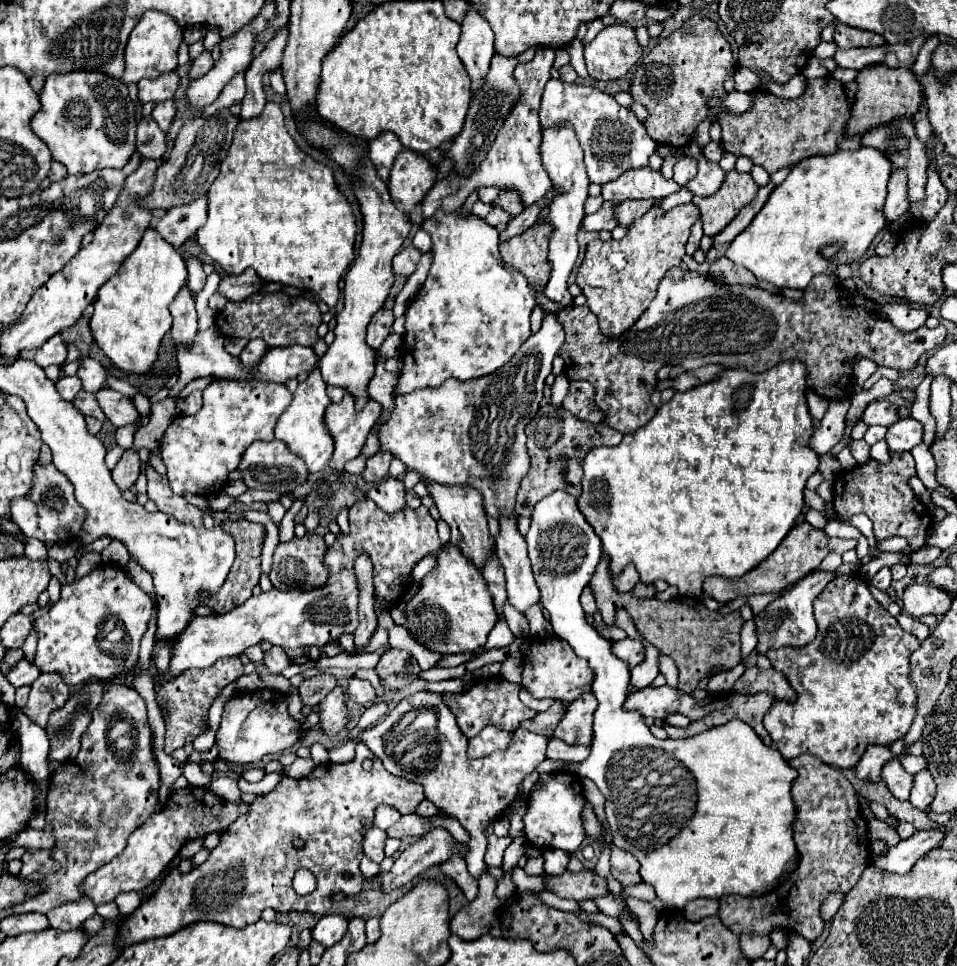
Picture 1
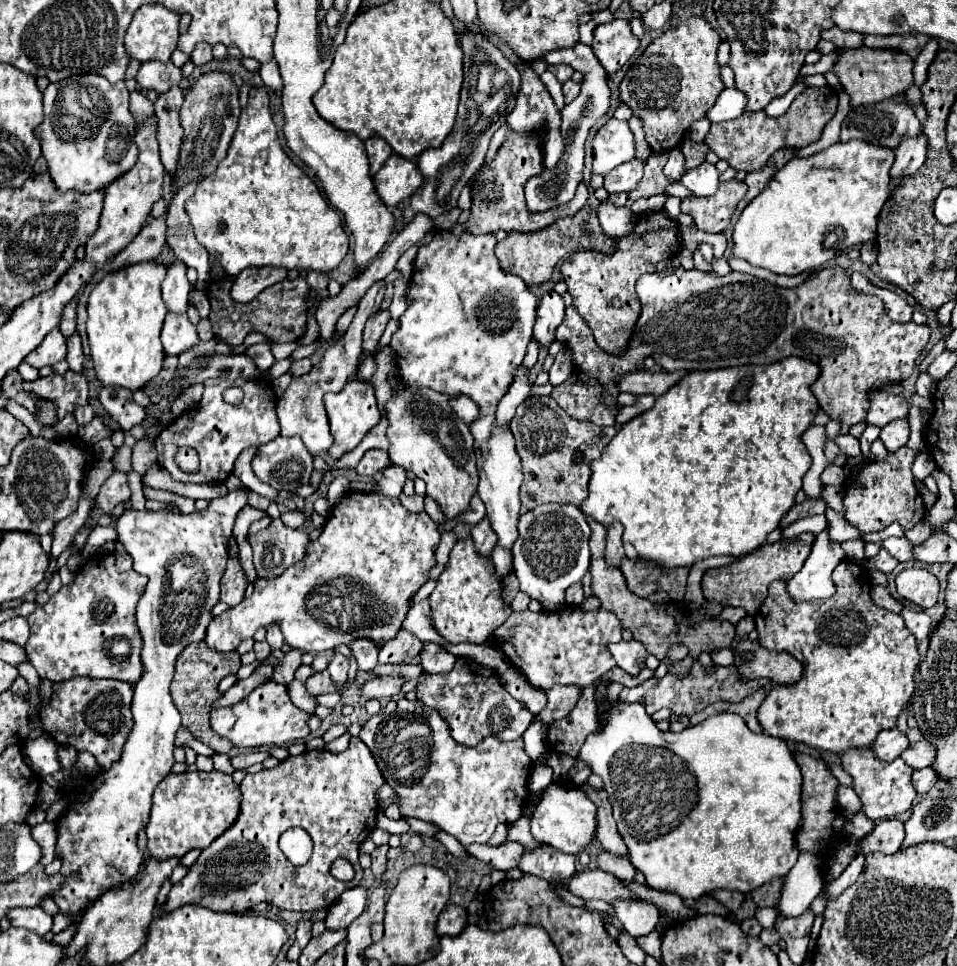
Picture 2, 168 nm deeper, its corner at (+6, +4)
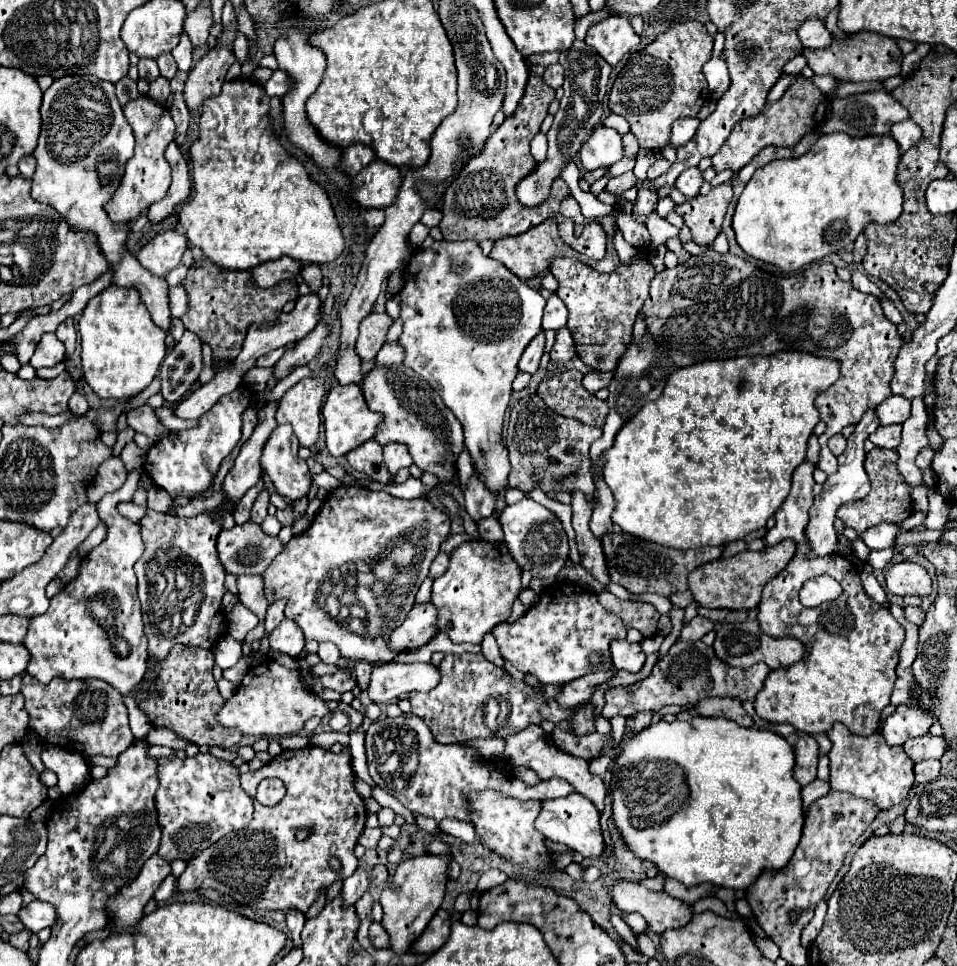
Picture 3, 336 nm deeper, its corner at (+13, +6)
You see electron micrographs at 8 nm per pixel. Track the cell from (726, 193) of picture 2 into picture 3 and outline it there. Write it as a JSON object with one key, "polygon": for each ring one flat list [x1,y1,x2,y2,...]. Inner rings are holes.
{"polygon":[[719,184,707,196,697,196,677,206,677,214,683,216,685,224,691,228,693,240,699,246,711,246,717,234,721,232,727,206,733,200,731,184]]}

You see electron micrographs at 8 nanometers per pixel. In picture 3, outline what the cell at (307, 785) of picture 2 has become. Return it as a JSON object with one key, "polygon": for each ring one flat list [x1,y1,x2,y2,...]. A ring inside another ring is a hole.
{"polygon":[[313,744,301,750,285,750,263,768,241,774,241,788,255,802,253,820,245,828,223,836,203,854,191,860,187,864,187,870,179,878,177,888,181,892,193,892,195,888,213,888,213,890,219,890,221,894,231,896,239,904,255,904,257,908,263,908,263,910,283,910,283,912,295,908,305,914,309,906,315,902,319,888,329,888,331,882,337,878,345,880,359,866,359,860,355,858,353,848,365,828,365,804,363,804,363,798,355,792,353,776,355,772,353,772,351,754,347,748,341,754,333,754,331,750,325,750],[263,778,279,778,285,782,287,794,275,808,263,806,255,800,255,788],[299,826,313,828,313,834,305,842,295,840,295,830],[333,856,341,862,341,870,331,870,329,860]]}

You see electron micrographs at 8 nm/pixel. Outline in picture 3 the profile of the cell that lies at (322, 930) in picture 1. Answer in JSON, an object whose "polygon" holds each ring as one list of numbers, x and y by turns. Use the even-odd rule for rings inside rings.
{"polygon":[[361,864,352,876,343,880,343,890,341,890,343,902,345,904,355,904,357,898,369,888,369,884,371,884,369,882,369,866]]}

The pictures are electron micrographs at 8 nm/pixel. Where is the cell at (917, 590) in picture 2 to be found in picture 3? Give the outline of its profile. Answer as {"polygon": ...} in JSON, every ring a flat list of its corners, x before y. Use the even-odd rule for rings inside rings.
{"polygon":[[913,562,893,564,885,574,885,584,897,596,927,596,931,592,931,576,923,566]]}

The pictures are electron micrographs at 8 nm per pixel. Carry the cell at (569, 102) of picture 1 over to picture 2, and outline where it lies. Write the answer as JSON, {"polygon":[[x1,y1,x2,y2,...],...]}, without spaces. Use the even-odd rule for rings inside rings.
{"polygon":[[610,118,594,136,594,174,606,176,618,164,624,164,636,156,634,134,628,128,628,122]]}

